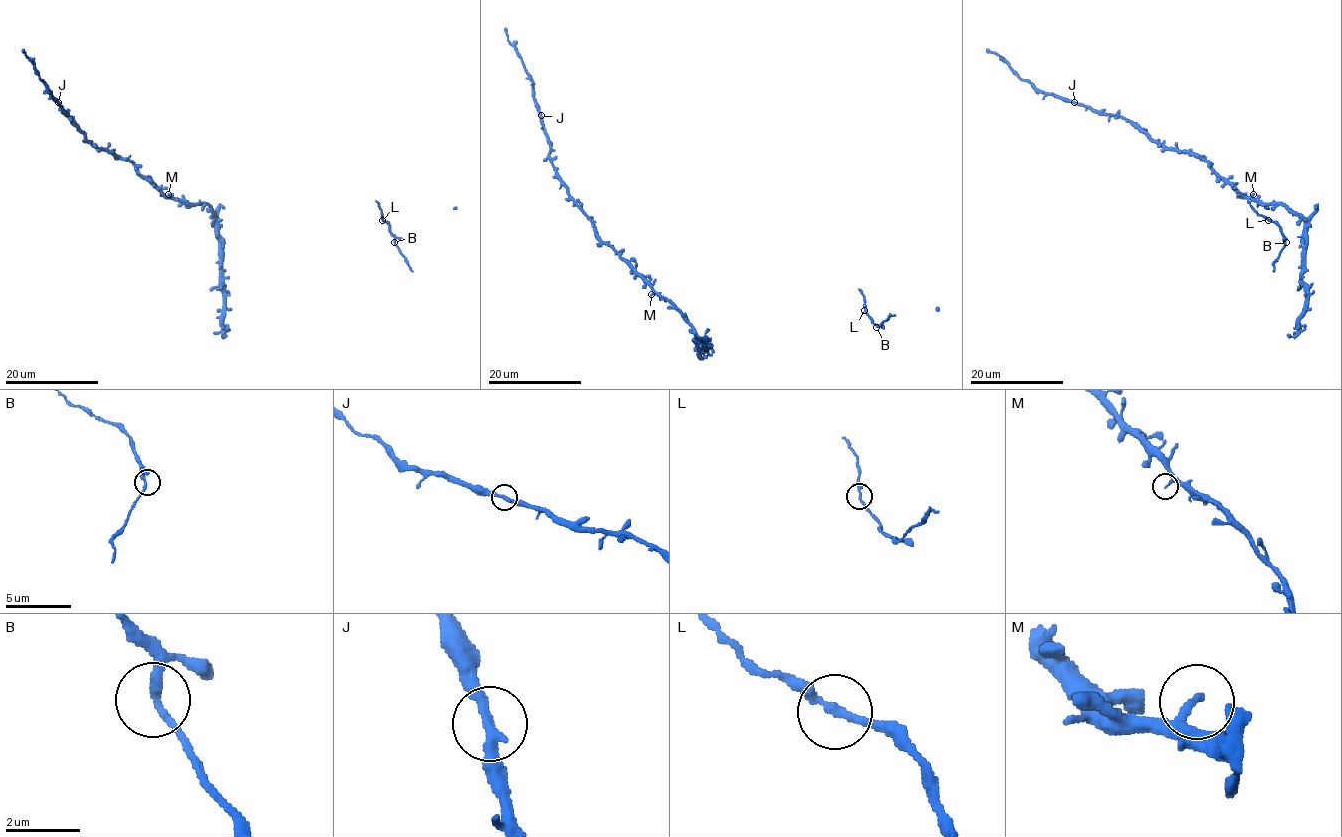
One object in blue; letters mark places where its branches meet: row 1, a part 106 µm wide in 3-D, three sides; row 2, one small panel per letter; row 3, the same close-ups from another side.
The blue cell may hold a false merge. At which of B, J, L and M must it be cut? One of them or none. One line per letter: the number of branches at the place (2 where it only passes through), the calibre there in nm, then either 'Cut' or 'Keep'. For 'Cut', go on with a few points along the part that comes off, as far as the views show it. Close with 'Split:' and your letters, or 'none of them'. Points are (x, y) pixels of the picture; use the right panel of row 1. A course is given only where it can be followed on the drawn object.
B: Branches: 2. Thickness 240 nm. Keep
J: Branches: 2. Thickness 280 nm. Keep
L: Branches: 2. Thickness 220 nm. Keep
M: Branches: 1. Thickness 220 nm. Keep
Split: none of them

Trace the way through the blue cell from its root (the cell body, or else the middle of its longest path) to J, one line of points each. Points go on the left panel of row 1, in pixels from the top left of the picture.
J: (160, 192), (131, 162), (120, 159), (113, 152), (98, 150), (90, 143), (58, 102)

